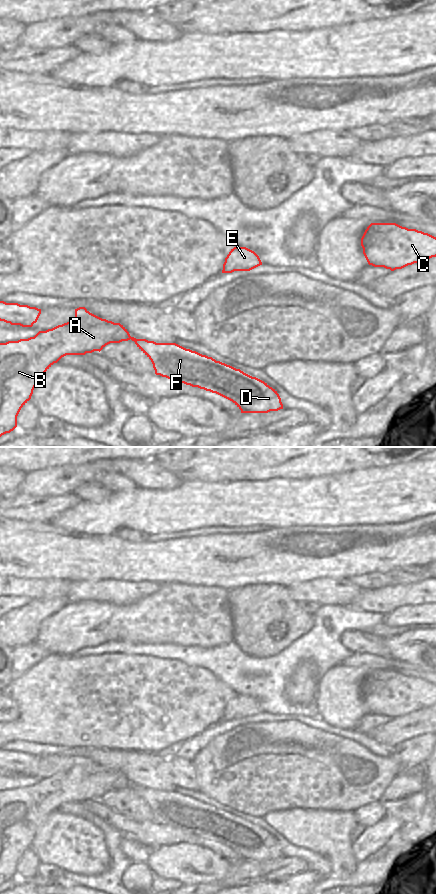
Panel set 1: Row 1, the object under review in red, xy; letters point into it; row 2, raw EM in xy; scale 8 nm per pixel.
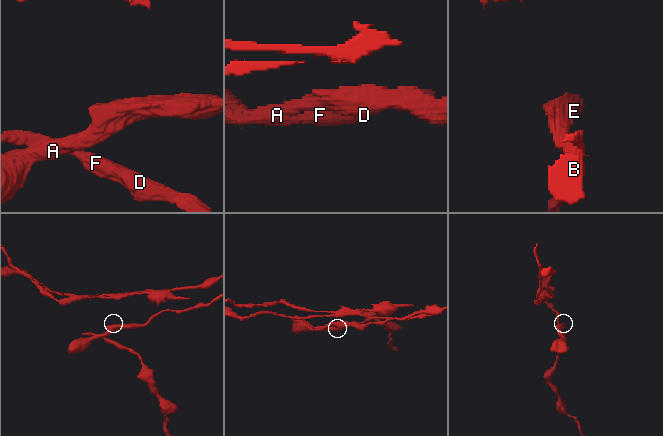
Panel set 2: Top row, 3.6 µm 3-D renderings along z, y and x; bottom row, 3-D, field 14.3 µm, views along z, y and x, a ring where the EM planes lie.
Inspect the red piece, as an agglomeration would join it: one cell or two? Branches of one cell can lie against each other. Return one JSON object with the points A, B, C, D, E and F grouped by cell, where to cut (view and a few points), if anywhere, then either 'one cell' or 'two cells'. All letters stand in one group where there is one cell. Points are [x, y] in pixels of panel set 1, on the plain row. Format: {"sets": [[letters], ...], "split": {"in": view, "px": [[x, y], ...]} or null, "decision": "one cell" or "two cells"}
{"sets": [["A", "B", "C", "E"], ["D", "F"]], "split": {"in": "xy", "px": [[77, 756], [80, 758], [80, 763], [75, 765]]}, "decision": "two cells"}

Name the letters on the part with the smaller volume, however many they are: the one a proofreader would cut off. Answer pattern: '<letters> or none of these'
D, F

